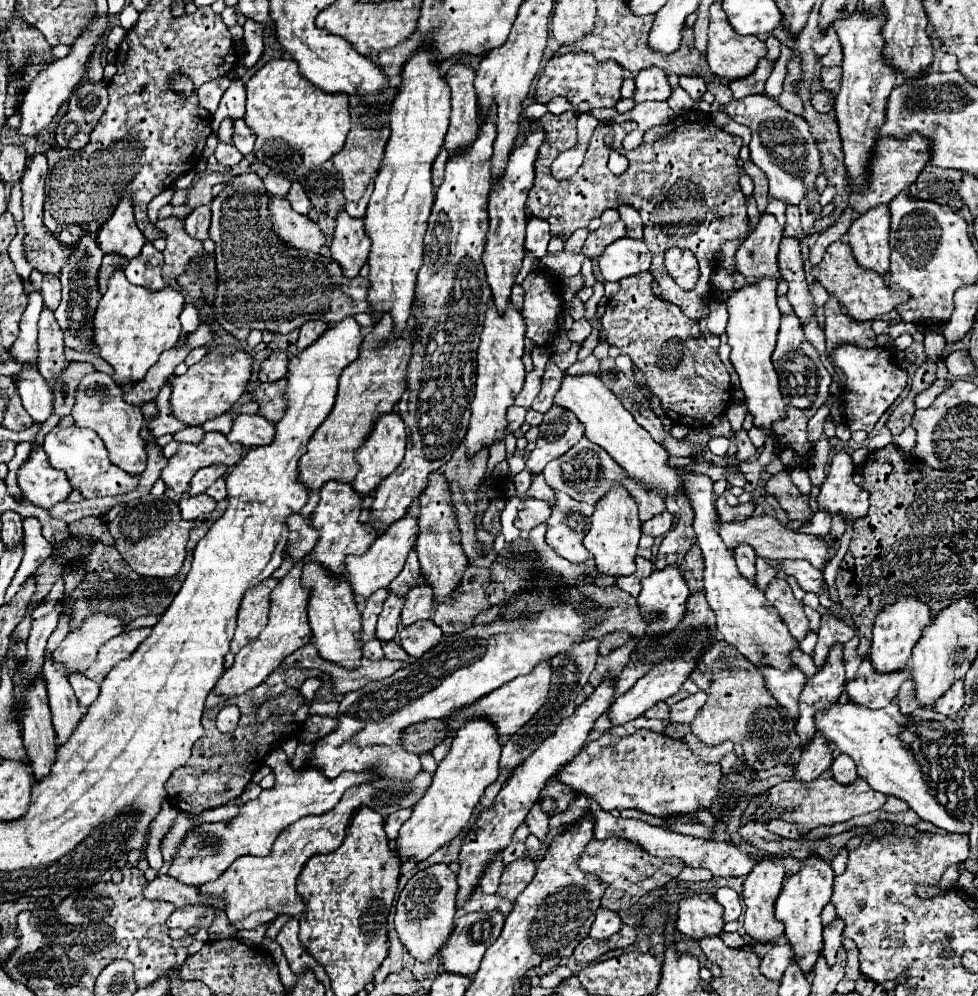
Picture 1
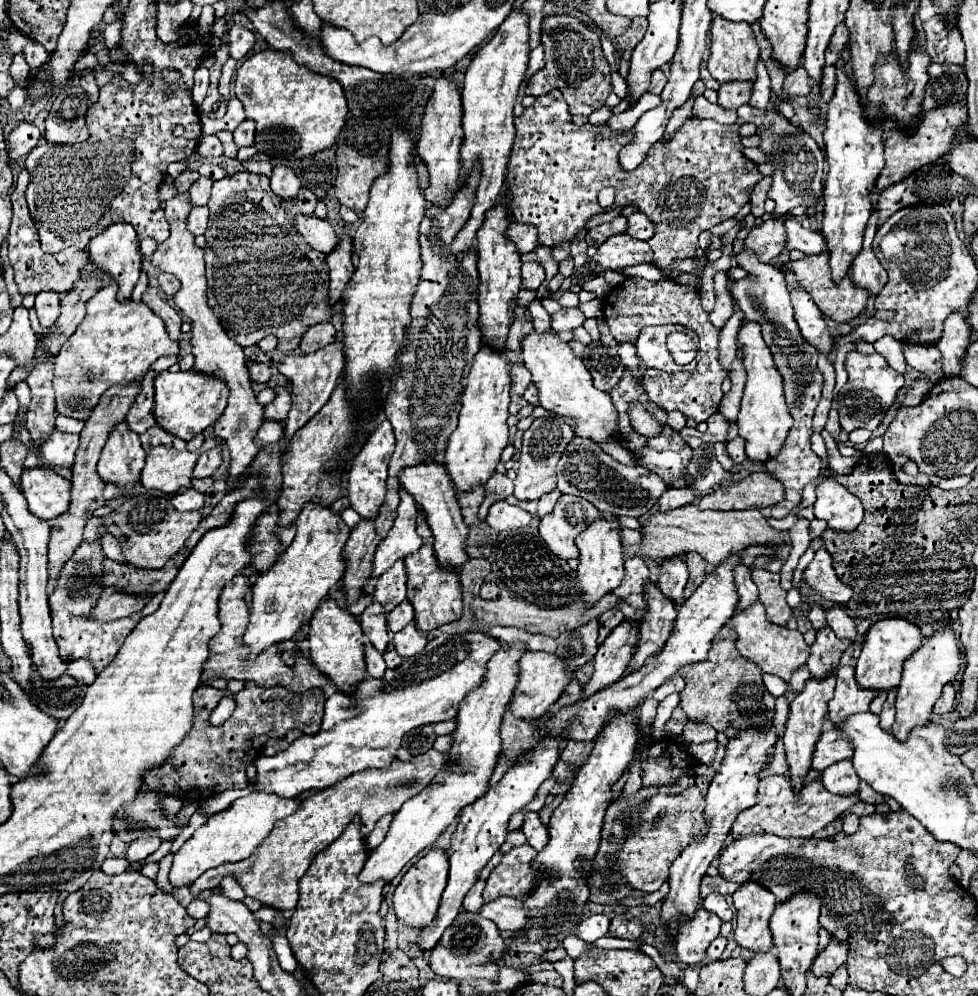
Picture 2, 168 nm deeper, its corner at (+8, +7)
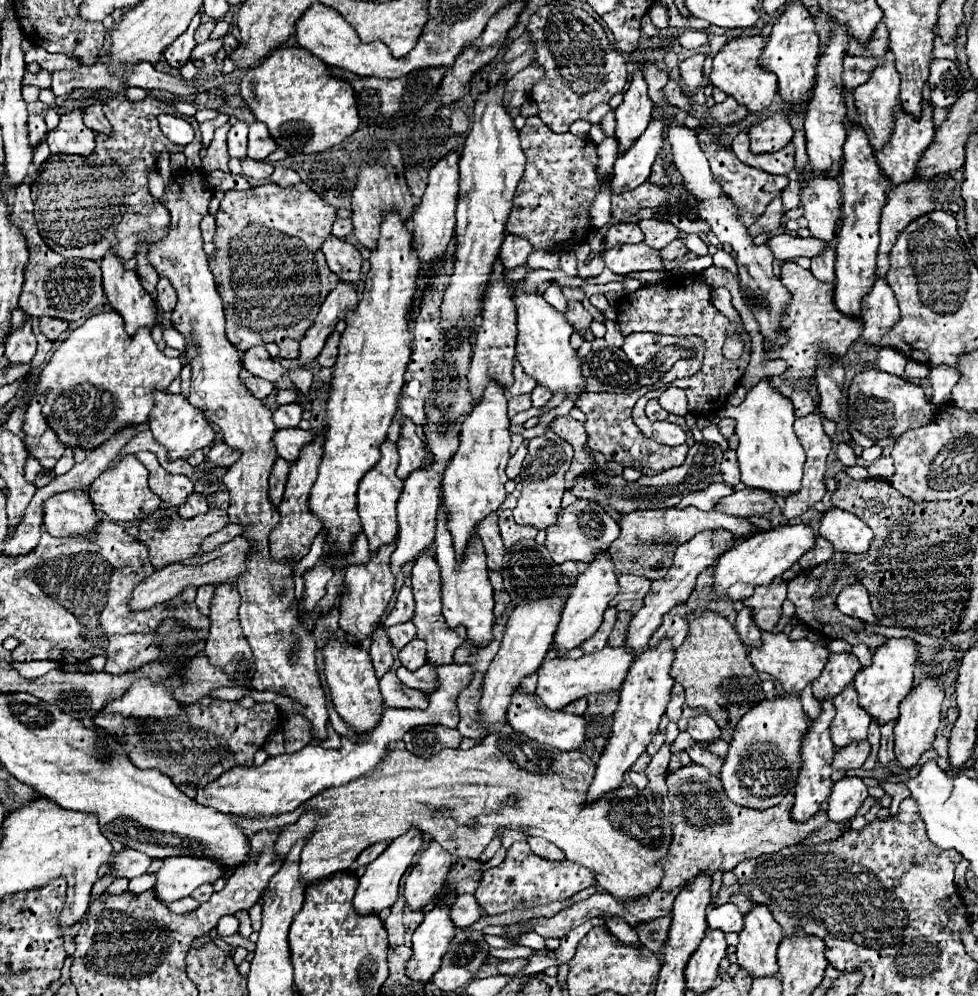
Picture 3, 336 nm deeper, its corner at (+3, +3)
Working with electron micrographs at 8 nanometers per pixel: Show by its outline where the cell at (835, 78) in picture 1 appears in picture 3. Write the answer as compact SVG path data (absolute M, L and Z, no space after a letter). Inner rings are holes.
M776 111L760 123L752 125L750 131L752 153L772 153L786 147L794 135L790 127L790 111Z

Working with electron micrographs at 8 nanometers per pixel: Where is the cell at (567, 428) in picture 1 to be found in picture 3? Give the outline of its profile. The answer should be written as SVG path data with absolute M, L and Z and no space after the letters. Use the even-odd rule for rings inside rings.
M546 429L544 435L530 439L528 455L522 463L522 473L520 473L522 493L518 497L518 505L512 511L516 523L534 525L536 529L546 529L556 523L556 515L560 511L560 501L566 491L564 475L572 463L572 455L574 455L572 445L564 443L564 439L560 439L560 435L556 435L550 429Z

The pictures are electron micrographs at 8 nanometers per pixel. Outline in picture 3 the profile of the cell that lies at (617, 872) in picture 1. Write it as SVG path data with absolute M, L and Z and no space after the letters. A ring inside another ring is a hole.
M690 765L668 773L666 783L674 811L672 845L666 859L660 861L660 867L664 867L664 879L660 883L662 891L674 891L682 887L700 871L732 871L744 859L764 853L778 853L782 847L798 845L830 821L828 811L822 809L814 815L814 819L808 819L808 823L796 823L790 815L794 803L792 793L784 795L784 799L776 807L770 807L766 811L738 807L724 795L720 779L700 765Z

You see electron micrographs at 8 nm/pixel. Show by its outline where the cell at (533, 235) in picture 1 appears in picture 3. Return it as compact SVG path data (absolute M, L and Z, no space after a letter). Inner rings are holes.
M506 233L506 239L504 239L502 249L500 249L500 259L502 259L504 269L510 271L518 265L524 265L532 251L534 251L534 247L532 247L532 243L528 243L528 239L524 239L520 235Z

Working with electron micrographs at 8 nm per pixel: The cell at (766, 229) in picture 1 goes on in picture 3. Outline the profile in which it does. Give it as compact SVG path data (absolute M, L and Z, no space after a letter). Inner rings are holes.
M790 233L774 235L766 241L778 261L792 261L798 257L814 257L824 249L824 241L814 237L798 237Z

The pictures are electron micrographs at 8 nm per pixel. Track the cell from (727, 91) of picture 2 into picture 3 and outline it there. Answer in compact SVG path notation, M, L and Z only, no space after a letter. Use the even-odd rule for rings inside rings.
M726 97L724 103L718 103L710 109L710 121L716 125L730 125L730 123L738 123L740 119L744 119L748 115L748 109L744 109L740 103L736 103L736 99Z

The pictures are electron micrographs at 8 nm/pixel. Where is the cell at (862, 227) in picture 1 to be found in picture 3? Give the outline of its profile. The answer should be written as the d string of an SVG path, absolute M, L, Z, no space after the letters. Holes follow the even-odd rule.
M876 277L872 289L862 299L862 341L880 347L880 337L900 319L894 291L888 287L886 277Z

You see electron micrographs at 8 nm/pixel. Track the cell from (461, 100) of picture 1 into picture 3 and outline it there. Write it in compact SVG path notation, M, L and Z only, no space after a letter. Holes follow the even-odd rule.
M450 151L448 155L444 155L444 159L432 165L432 169L428 171L428 189L422 197L422 203L412 215L414 243L422 261L422 269L428 269L432 259L436 259L438 255L444 255L448 243L454 237L454 225L456 225L454 213L456 213L456 201L458 201L458 159L460 159L460 153Z

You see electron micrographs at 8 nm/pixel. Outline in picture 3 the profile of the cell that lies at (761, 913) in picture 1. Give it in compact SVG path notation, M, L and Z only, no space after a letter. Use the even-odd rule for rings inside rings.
M754 905L744 915L744 929L736 947L738 965L752 977L774 975L778 971L776 951L782 935L782 927L776 923L772 911L764 905Z

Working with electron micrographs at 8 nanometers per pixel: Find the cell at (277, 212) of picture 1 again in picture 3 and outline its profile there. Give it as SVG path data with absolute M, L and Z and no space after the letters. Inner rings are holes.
M330 235L324 243L322 243L322 251L326 255L328 267L342 279L342 281L350 281L354 285L358 285L362 281L362 255L360 251L348 243L346 239L334 237Z

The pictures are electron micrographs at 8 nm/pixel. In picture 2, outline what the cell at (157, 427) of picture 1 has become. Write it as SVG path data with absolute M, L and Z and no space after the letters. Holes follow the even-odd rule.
M147 371L141 383L141 391L137 393L135 403L131 405L125 417L127 427L131 427L131 431L137 435L155 425L155 417L153 417L153 381L155 377L153 375L155 375L153 371Z

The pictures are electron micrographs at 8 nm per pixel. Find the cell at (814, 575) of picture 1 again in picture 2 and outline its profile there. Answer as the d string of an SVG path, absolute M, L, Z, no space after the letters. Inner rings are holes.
M819 549L815 553L815 559L809 563L809 567L803 573L805 573L807 583L829 601L845 605L853 597L853 589L845 585L833 571L831 557L825 549Z

